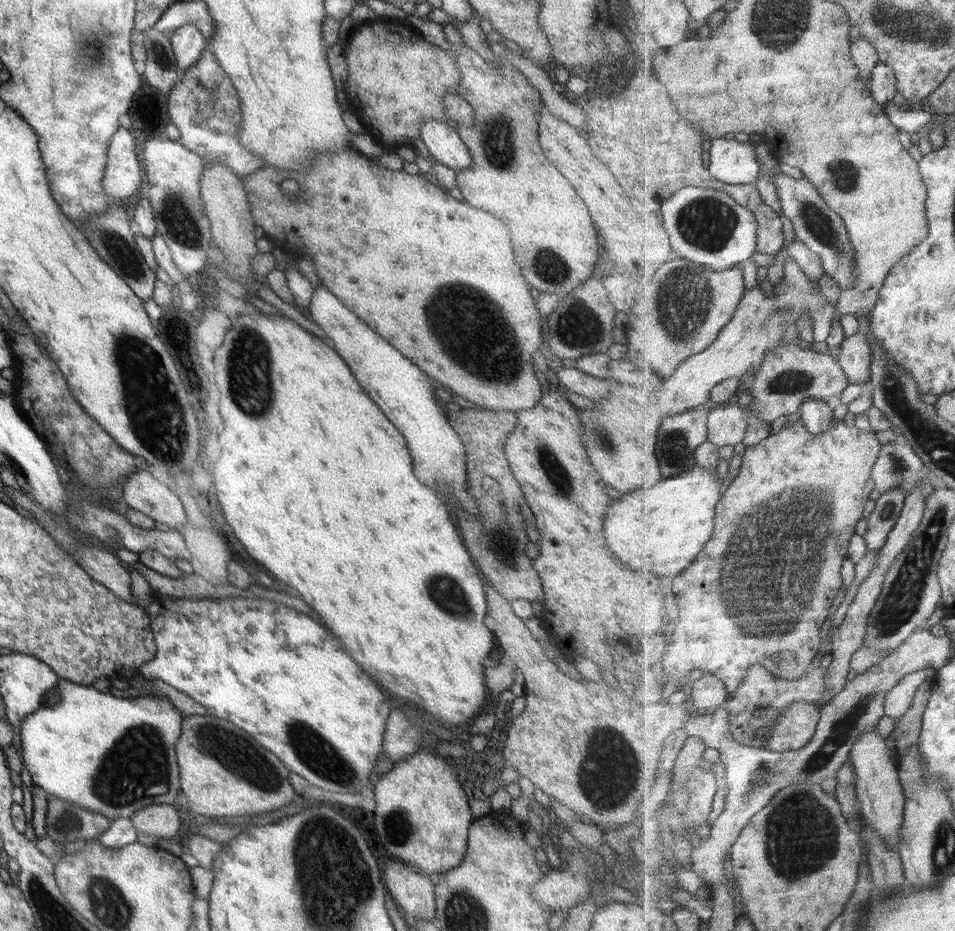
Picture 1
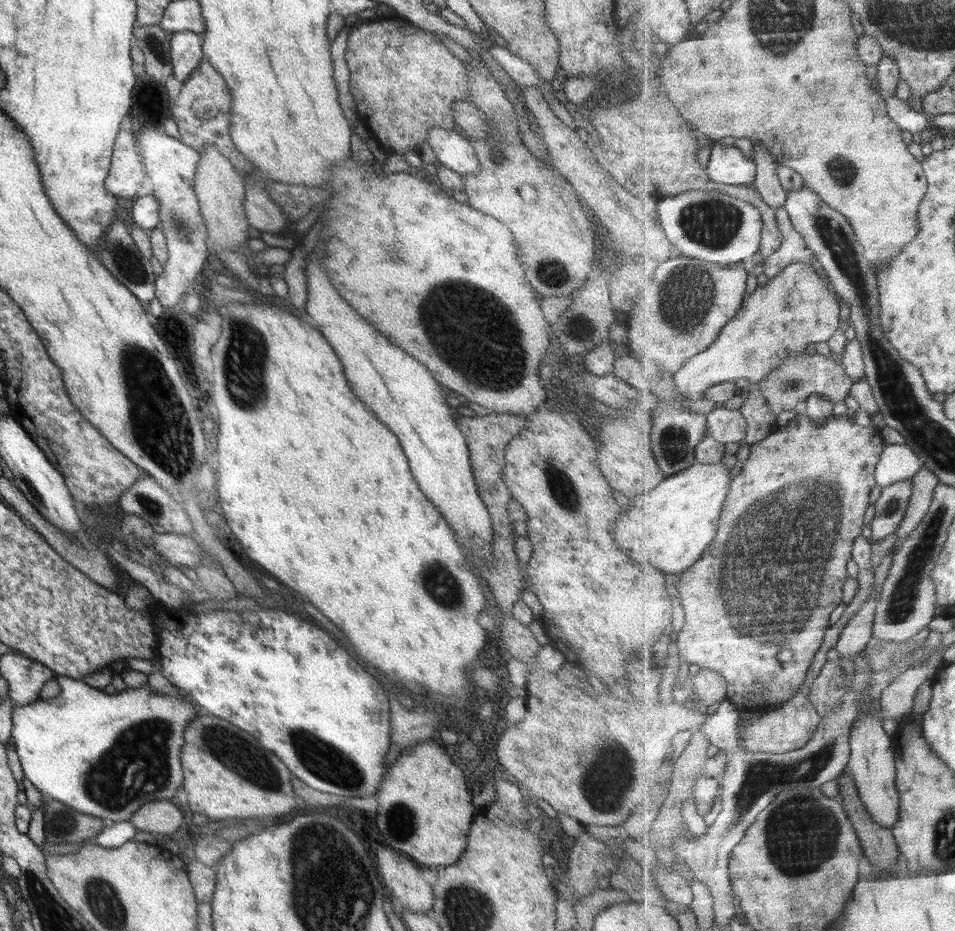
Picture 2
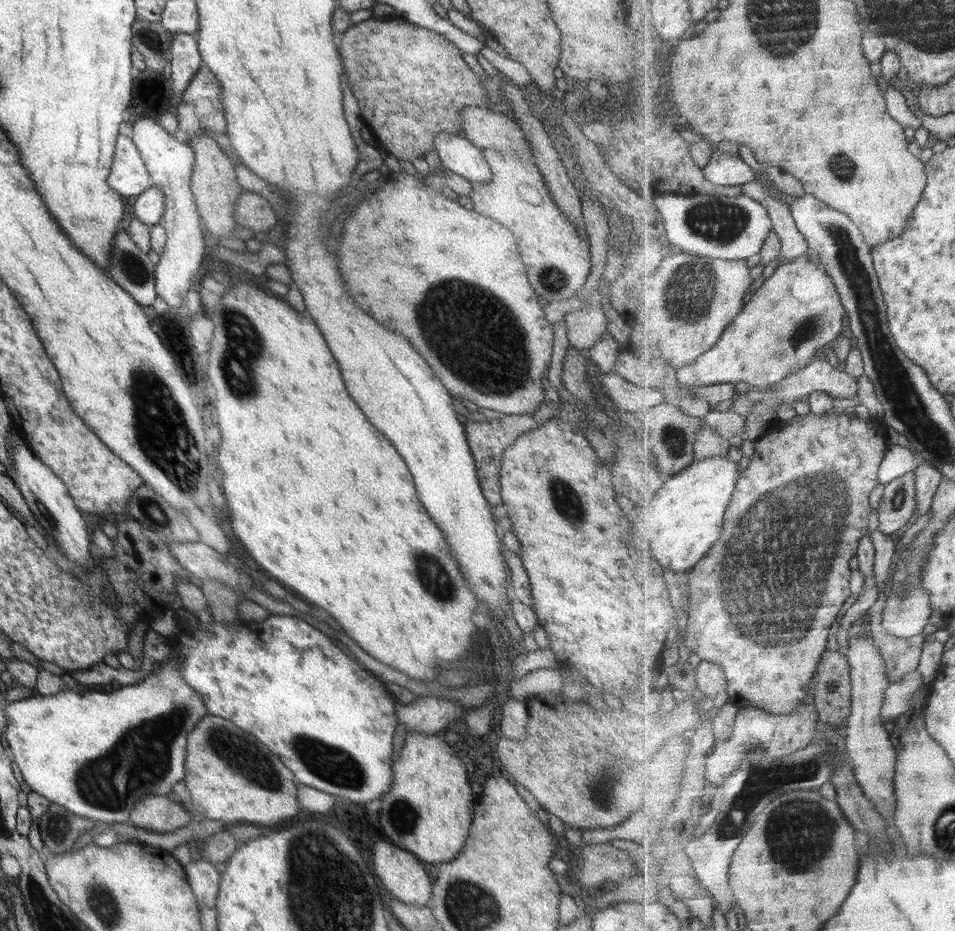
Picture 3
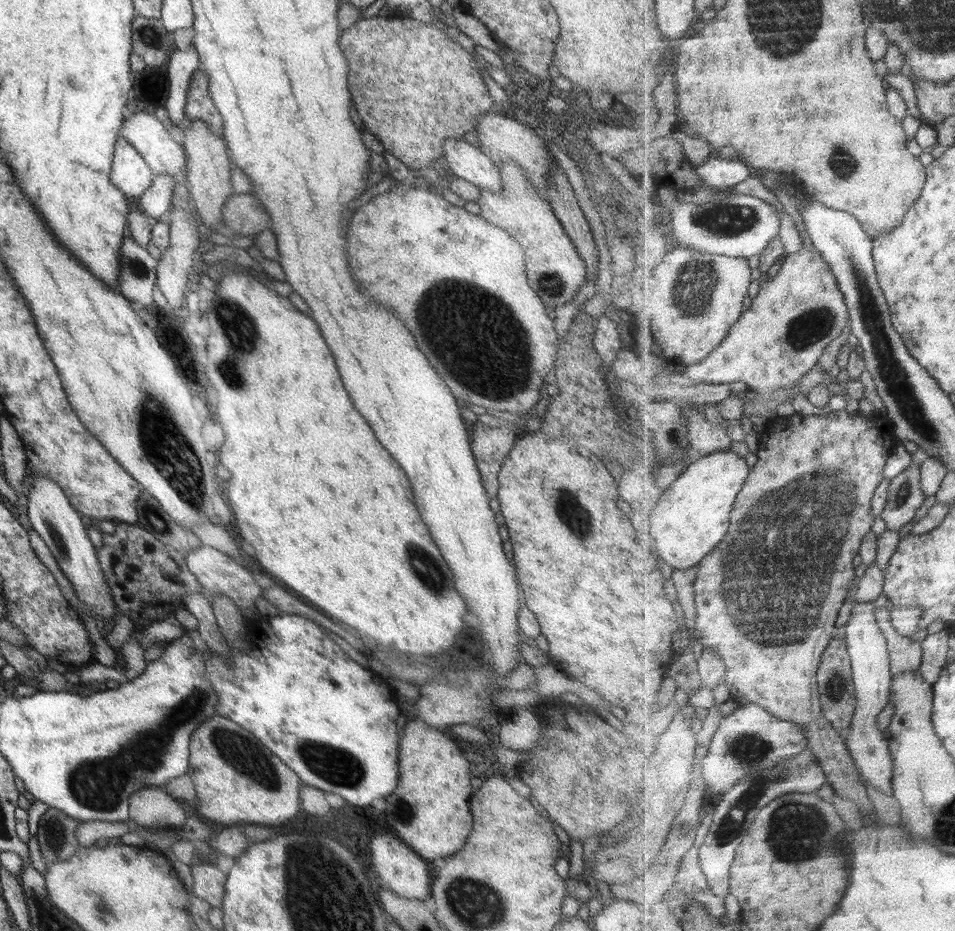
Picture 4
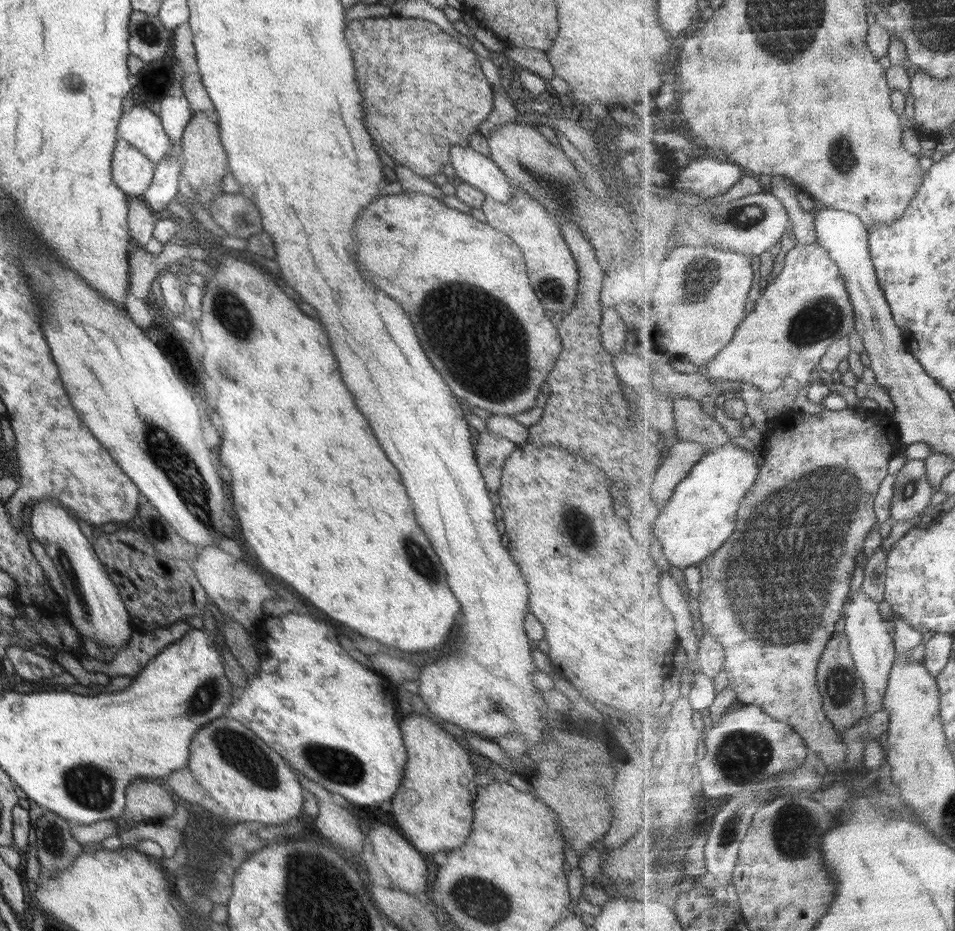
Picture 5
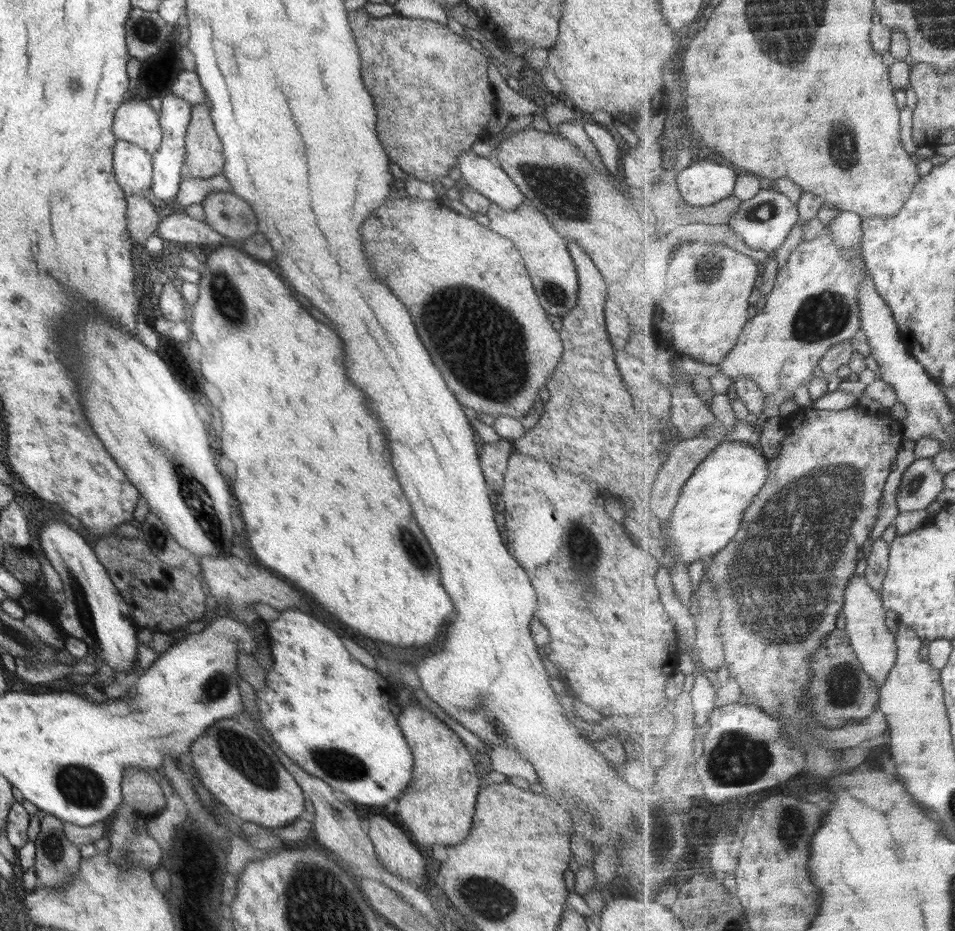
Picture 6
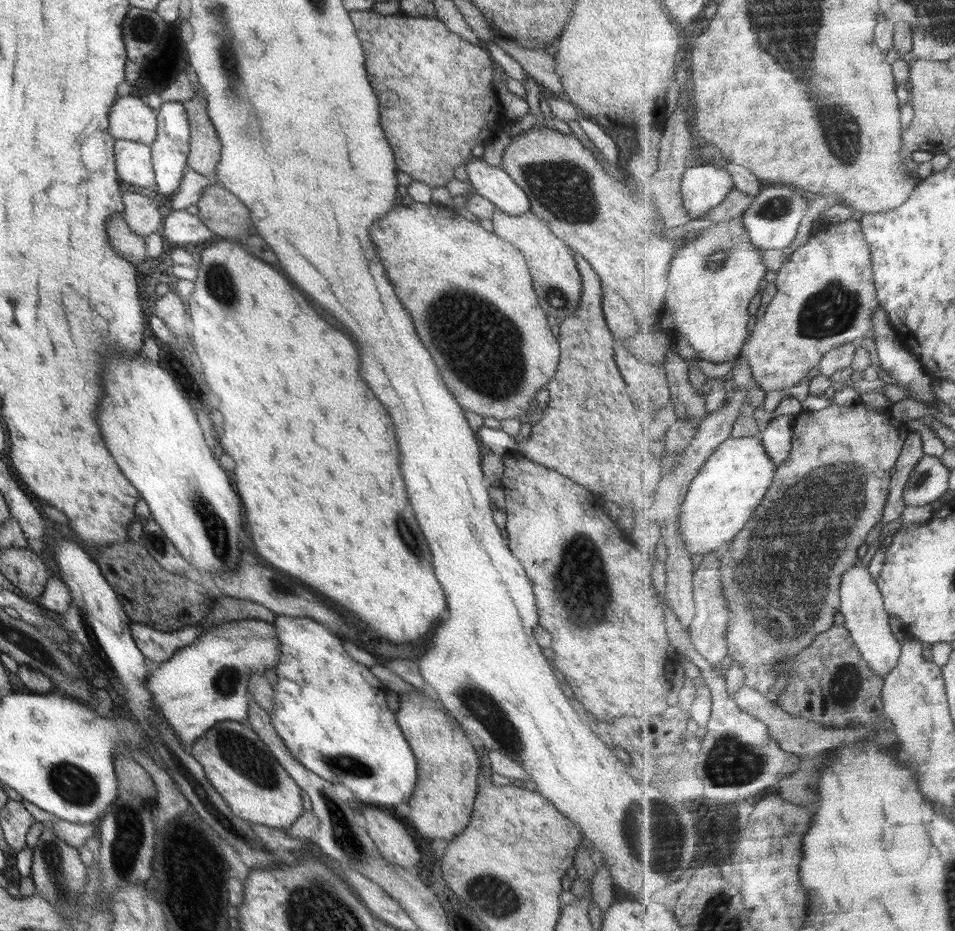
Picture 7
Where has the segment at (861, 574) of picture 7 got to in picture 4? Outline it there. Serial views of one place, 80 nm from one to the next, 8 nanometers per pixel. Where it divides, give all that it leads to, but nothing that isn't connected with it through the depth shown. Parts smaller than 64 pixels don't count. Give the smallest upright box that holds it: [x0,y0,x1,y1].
[844,603,894,795]

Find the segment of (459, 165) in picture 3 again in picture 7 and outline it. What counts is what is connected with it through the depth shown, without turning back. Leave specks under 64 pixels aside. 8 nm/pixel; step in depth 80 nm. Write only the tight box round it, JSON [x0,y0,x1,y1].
[464,155,530,216]

